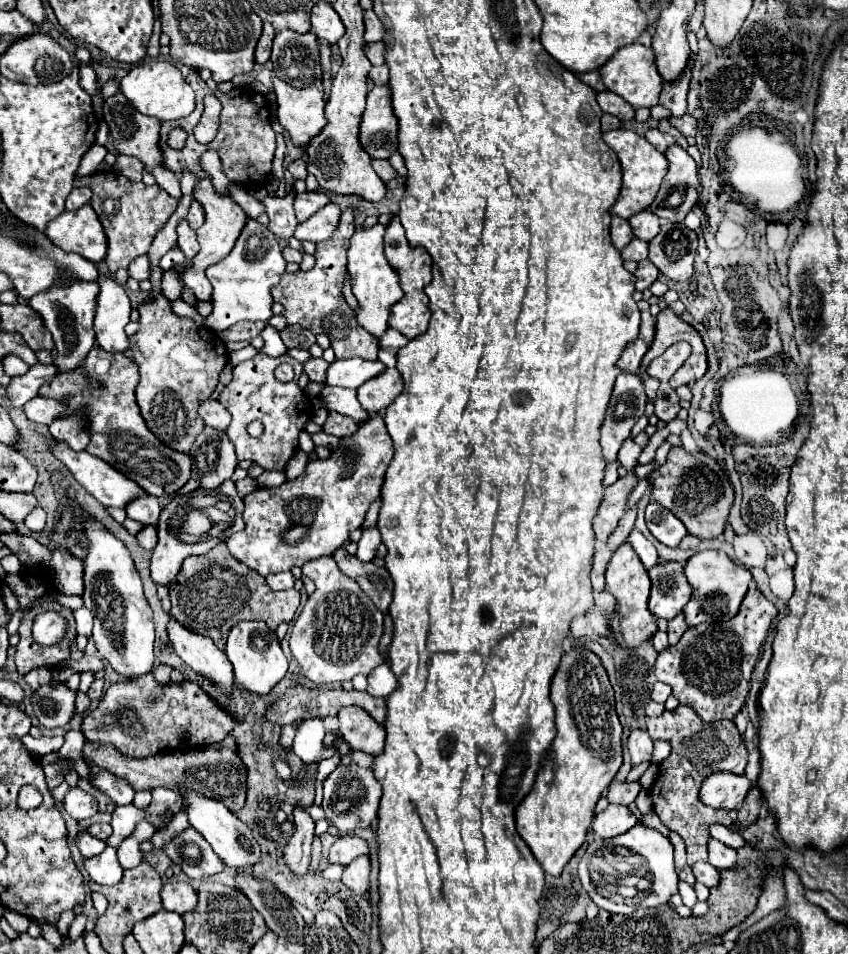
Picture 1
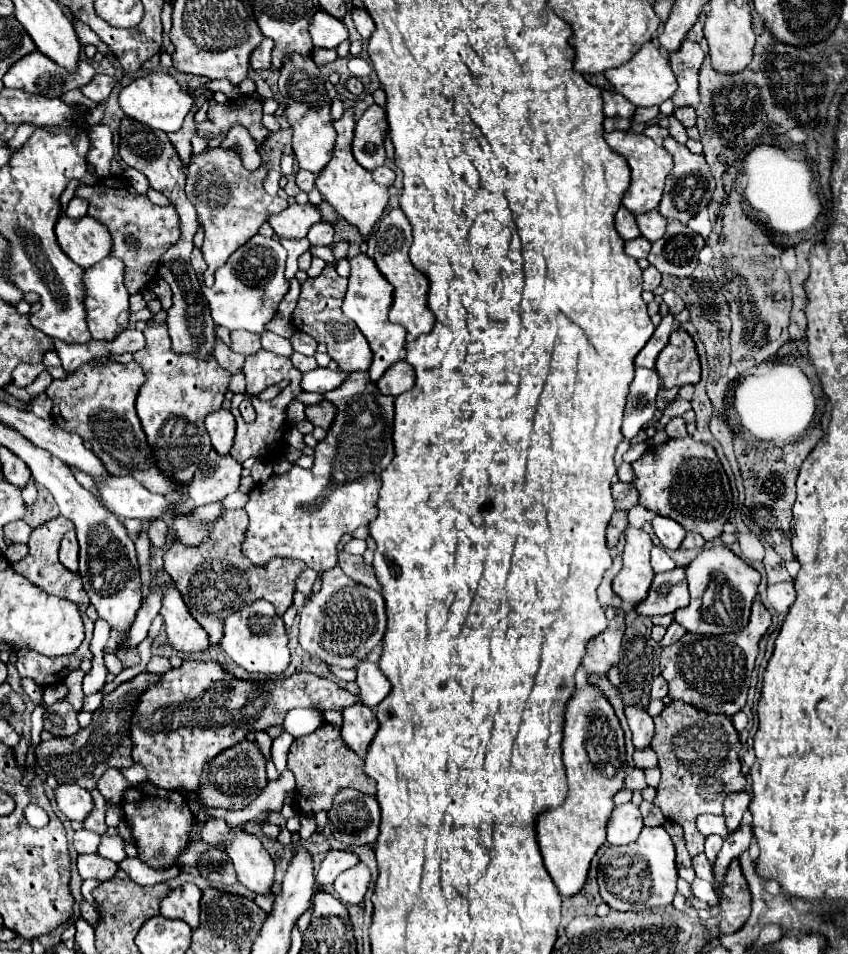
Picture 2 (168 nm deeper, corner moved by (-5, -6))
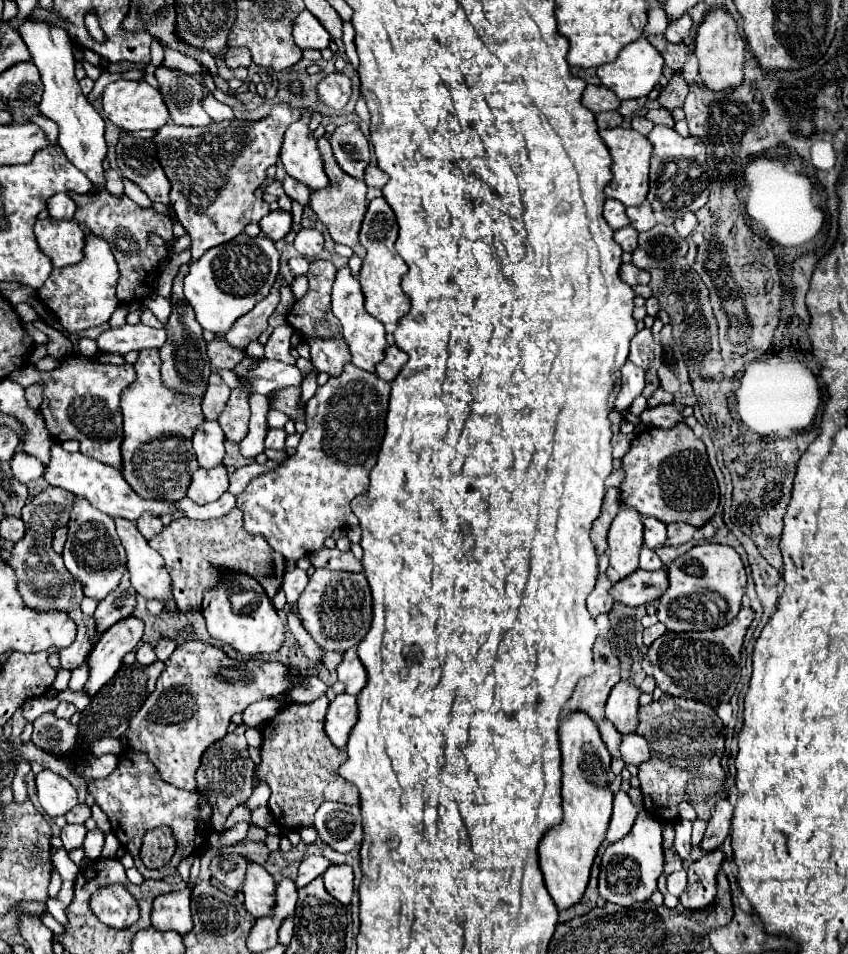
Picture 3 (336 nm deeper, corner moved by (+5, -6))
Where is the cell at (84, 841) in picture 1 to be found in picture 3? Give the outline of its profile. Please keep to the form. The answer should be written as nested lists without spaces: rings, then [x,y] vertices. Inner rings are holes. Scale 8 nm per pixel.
[[[65,825],[63,829],[61,829],[61,841],[63,841],[63,847],[67,849],[67,851],[71,851],[71,849],[77,849],[77,847],[81,847],[83,845],[83,839],[85,839],[85,833],[87,833],[87,829],[85,829],[85,825]]]

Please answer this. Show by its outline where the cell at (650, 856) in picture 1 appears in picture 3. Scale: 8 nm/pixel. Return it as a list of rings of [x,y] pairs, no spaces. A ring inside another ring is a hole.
[[[639,811],[633,829],[609,845],[601,857],[599,893],[605,901],[631,907],[635,901],[647,901],[657,889],[657,879],[663,873],[663,847],[661,847],[661,823],[647,811]]]

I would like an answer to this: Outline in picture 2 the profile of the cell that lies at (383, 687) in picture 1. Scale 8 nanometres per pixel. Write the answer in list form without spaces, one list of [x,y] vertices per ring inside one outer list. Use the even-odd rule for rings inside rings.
[[[369,661],[359,663],[359,667],[357,667],[357,685],[361,689],[359,697],[371,709],[375,709],[383,701],[383,697],[387,697],[391,693],[389,679],[383,675],[383,671],[379,671],[379,665],[369,663]]]

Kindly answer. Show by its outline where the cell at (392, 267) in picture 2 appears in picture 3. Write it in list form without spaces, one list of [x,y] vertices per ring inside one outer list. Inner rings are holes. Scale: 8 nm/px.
[[[375,197],[369,203],[367,215],[361,227],[361,245],[367,249],[367,257],[363,259],[363,269],[359,273],[359,283],[365,295],[365,309],[369,315],[379,319],[383,325],[397,325],[399,319],[409,311],[411,301],[401,289],[401,277],[407,273],[405,261],[395,253],[395,239],[399,233],[399,225],[395,221],[395,213],[385,201],[385,197]]]

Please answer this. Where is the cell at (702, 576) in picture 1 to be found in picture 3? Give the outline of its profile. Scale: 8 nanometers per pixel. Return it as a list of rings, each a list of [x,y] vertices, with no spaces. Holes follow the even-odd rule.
[[[695,545],[671,563],[667,577],[669,587],[657,603],[657,617],[669,631],[681,633],[717,629],[731,623],[737,611],[741,609],[741,597],[745,595],[747,575],[739,553],[729,545]]]

